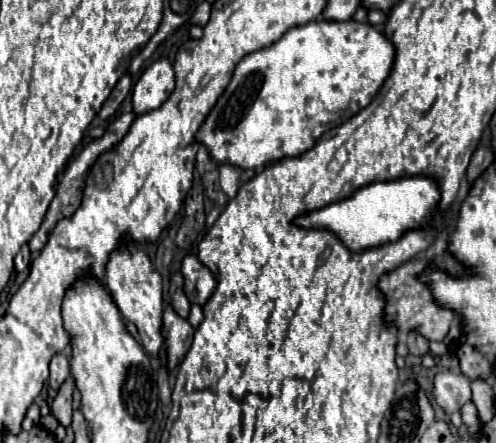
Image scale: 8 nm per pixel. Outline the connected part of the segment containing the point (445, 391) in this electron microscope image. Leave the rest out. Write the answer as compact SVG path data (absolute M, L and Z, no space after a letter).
M442 371L434 377L434 397L448 415L460 409L472 397L470 379L462 371Z

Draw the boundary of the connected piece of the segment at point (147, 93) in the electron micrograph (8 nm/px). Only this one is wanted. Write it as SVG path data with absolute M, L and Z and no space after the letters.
M162 57L154 61L138 79L134 93L132 93L132 103L134 103L134 113L148 113L152 109L158 109L174 91L176 79L174 79L174 69L172 63Z

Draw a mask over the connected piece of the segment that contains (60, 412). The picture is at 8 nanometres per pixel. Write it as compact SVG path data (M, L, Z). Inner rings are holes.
M72 379L64 381L64 385L60 387L60 391L52 403L52 413L58 419L58 423L64 427L70 427L70 423L72 423L72 389L74 389Z

